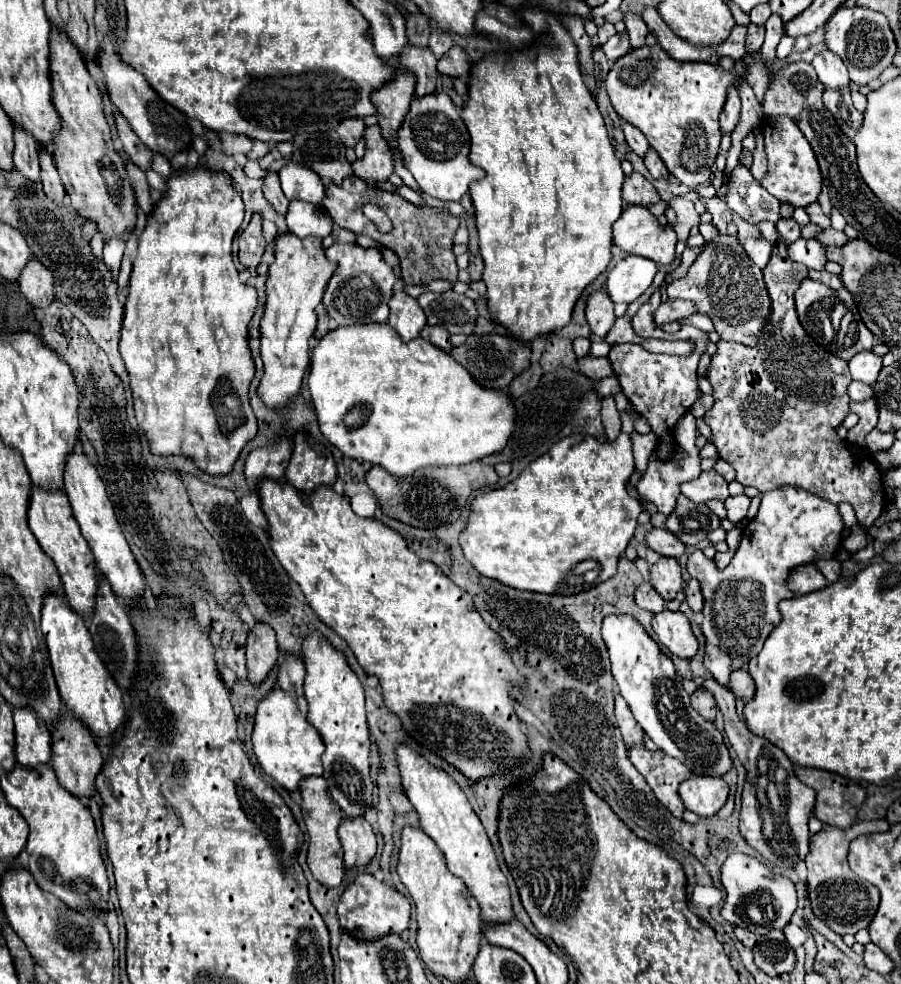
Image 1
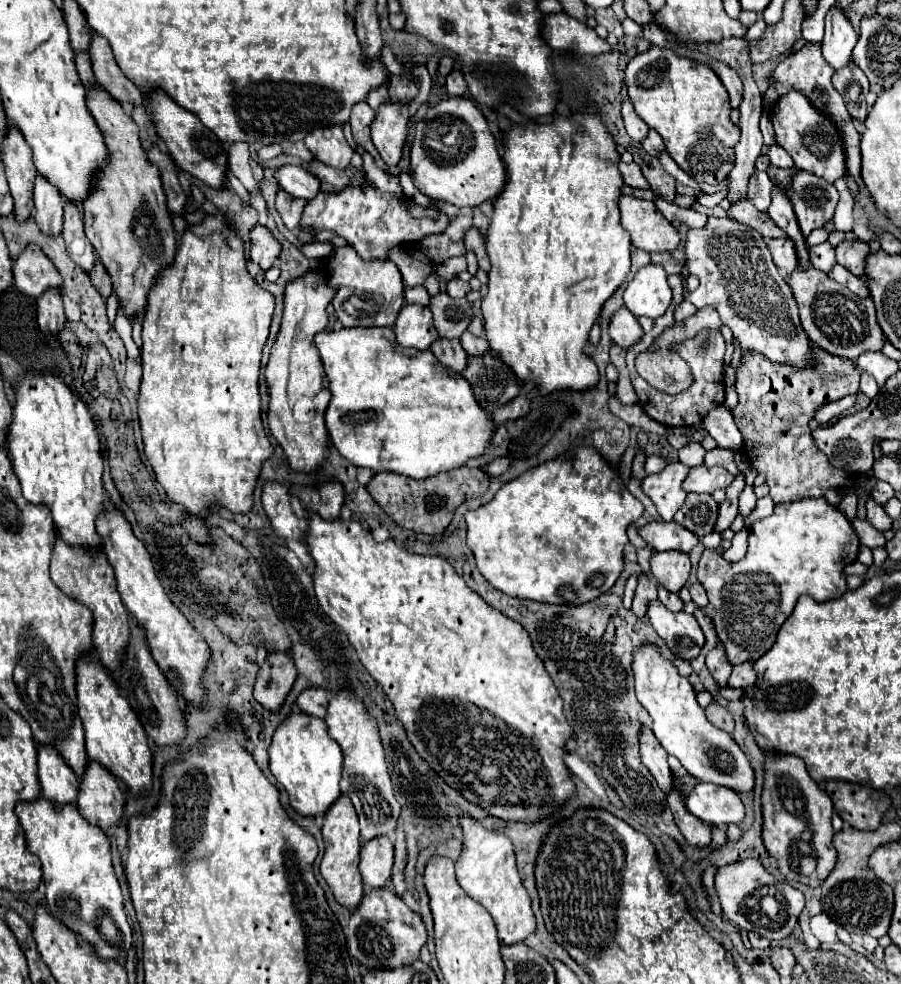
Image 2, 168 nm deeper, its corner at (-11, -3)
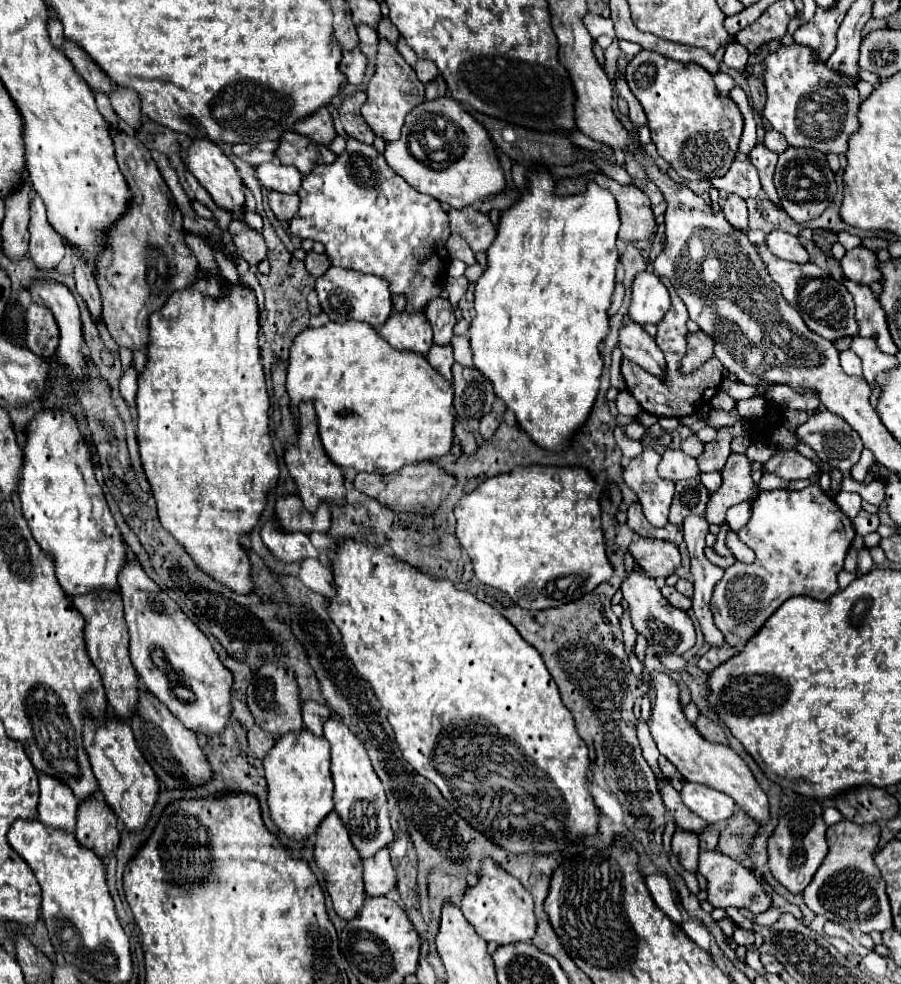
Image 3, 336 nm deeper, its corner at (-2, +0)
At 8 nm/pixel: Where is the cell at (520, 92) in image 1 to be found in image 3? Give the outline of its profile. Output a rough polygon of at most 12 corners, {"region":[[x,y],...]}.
{"region":[[548,171],[476,281],[474,367],[550,451],[590,417],[614,197]]}

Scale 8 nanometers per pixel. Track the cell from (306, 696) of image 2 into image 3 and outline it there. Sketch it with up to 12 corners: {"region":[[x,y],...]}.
{"region":[[316,701],[302,703],[310,733],[322,737],[322,723],[330,709]]}

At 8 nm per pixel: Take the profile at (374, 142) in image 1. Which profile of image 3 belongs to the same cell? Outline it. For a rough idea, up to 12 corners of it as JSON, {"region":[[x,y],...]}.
{"region":[[386,39],[362,117],[386,141],[424,101],[424,83]]}

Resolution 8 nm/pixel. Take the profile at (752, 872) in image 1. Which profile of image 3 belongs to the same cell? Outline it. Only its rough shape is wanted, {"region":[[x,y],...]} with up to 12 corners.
{"region":[[718,849],[700,851],[712,907],[772,907],[764,885]]}

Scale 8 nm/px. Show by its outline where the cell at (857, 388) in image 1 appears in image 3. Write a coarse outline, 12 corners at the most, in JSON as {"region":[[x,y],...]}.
{"region":[[854,351],[840,353],[846,375],[862,377],[862,365]]}

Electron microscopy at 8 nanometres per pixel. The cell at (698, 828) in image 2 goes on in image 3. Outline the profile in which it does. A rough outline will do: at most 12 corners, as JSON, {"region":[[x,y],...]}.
{"region":[[676,829],[672,851],[686,871],[696,873],[698,835]]}

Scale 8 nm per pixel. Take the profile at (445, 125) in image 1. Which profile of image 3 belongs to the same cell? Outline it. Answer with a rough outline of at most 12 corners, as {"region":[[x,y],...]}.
{"region":[[452,97],[416,105],[386,163],[454,209],[506,187]]}

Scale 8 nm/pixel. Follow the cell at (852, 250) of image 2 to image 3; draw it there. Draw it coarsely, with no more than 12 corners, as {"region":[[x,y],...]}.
{"region":[[854,247],[842,257],[844,275],[856,283],[882,281],[872,249]]}

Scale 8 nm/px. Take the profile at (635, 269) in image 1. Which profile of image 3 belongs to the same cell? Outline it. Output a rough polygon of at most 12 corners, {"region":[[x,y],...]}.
{"region":[[652,271],[638,273],[630,319],[660,323],[668,289]]}

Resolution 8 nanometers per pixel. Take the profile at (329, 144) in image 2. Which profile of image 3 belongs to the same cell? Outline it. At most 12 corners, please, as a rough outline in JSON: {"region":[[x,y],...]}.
{"region":[[326,107],[306,115],[294,131],[328,145],[336,137],[334,121]]}

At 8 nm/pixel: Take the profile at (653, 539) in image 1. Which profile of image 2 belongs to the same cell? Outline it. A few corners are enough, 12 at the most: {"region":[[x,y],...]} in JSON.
{"region":[[649,522],[639,534],[657,552],[689,552],[699,538],[677,522]]}

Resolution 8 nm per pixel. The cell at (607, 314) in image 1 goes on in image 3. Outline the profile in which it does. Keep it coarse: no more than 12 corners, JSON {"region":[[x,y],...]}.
{"region":[[628,321],[620,331],[626,359],[666,377],[666,361],[642,325]]}

